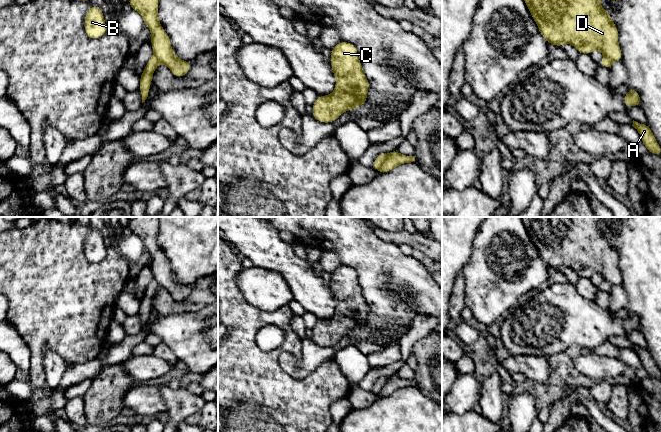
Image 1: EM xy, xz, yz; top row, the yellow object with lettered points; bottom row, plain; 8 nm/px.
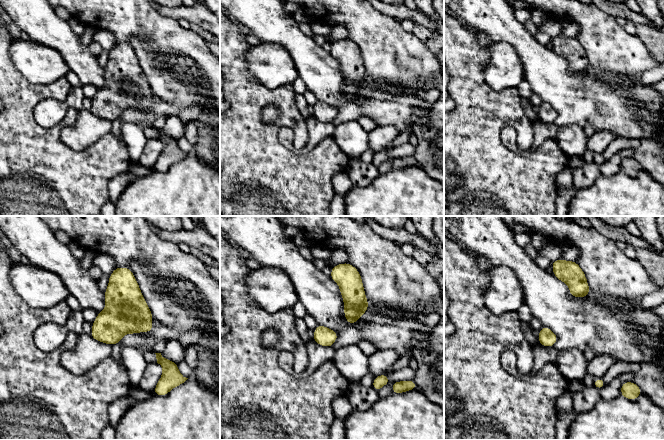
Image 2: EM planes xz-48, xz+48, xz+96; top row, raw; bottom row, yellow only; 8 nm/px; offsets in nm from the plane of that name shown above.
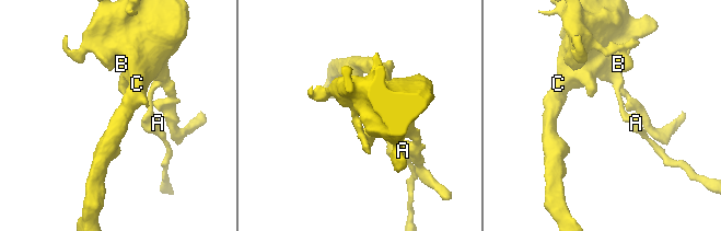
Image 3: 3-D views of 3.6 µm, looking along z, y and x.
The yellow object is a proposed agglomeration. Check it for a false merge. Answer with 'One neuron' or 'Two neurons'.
Two neurons

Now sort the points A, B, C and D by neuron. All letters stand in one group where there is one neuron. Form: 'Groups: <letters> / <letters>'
Groups: A / B C D

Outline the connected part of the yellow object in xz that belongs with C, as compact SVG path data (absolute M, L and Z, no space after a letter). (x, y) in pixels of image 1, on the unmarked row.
M341 265L331 273L332 296L336 302L334 316L318 320L312 328L311 339L319 346L332 347L348 334L367 327L370 307L358 281L357 272Z

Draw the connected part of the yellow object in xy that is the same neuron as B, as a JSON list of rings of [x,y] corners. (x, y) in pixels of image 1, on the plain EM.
[[[92,229],[85,239],[84,254],[91,263],[101,262],[107,254],[104,238],[101,232]]]

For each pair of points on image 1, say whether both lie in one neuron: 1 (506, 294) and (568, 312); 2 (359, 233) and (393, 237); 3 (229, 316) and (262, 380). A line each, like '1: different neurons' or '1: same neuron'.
1: different neurons
2: different neurons
3: same neuron

